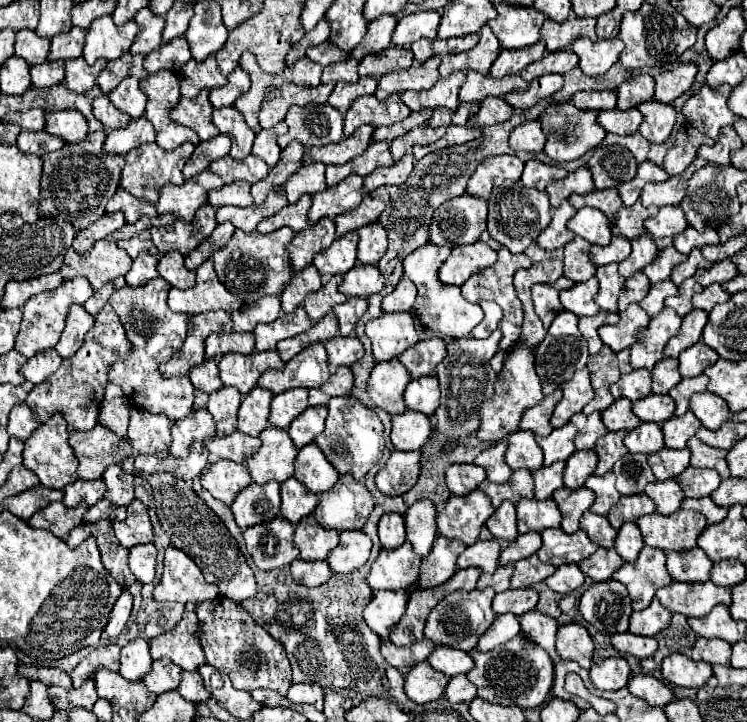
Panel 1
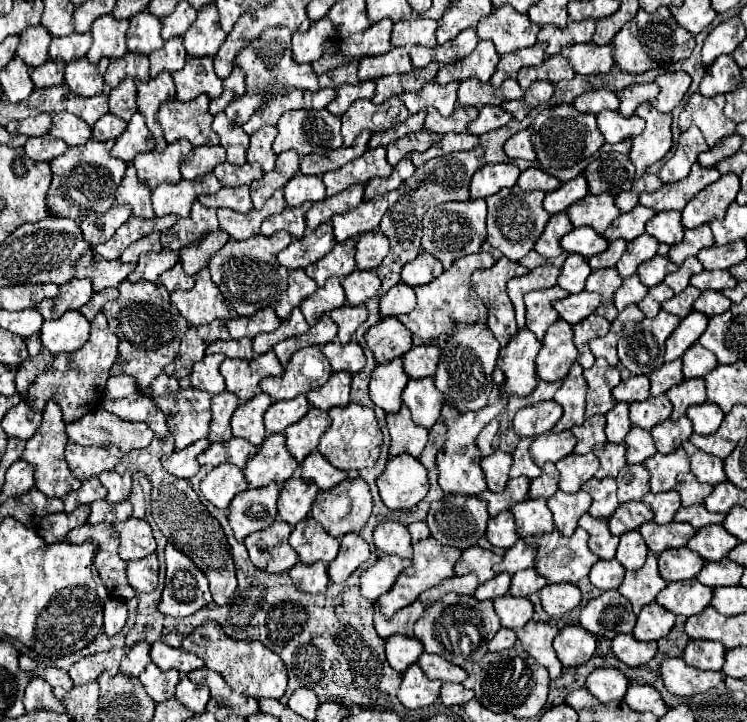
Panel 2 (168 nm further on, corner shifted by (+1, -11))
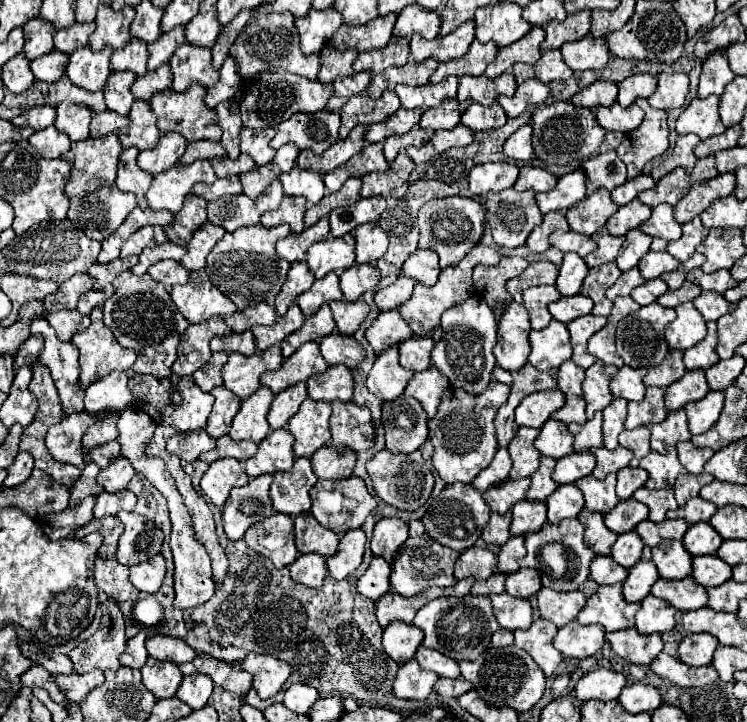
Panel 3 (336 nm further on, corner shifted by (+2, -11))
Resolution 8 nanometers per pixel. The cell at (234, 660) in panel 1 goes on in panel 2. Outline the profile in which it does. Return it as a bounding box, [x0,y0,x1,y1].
[183,621,287,699]

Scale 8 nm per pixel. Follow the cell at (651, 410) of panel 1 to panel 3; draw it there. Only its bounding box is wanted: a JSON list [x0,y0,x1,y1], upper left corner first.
[626,387,666,429]

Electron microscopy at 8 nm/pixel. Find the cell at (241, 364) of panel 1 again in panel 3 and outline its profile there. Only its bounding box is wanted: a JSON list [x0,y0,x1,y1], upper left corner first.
[222,347,282,399]

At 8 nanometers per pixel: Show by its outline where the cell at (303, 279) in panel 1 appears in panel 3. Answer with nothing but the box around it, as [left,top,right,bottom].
[274,261,314,317]

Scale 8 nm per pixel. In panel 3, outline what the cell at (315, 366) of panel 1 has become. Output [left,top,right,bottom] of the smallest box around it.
[260,341,330,393]

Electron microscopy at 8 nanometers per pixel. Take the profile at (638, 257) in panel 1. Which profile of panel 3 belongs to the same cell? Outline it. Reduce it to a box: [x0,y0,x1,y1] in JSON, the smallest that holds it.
[616,229,652,271]

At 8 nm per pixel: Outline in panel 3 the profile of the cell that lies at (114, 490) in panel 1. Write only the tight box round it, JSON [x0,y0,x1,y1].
[98,457,134,493]

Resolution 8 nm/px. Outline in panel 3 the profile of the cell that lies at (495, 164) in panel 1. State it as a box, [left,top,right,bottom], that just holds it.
[468,163,518,195]

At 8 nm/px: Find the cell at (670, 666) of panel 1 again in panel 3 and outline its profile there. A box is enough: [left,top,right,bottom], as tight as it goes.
[650,653,718,687]

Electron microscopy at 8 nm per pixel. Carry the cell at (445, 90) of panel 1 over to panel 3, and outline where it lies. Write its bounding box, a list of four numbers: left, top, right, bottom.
[396,79,458,109]

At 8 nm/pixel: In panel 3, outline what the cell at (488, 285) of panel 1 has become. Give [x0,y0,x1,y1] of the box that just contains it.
[474,257,530,319]

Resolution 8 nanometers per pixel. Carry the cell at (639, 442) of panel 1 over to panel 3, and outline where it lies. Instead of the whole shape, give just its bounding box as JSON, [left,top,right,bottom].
[618,427,652,467]

